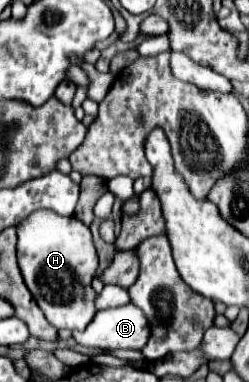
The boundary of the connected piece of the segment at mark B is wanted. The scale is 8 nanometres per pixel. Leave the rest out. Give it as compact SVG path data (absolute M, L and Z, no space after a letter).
M122 305L96 311L92 323L84 331L74 331L74 339L84 347L114 351L136 349L142 351L150 339L146 315L136 305Z

